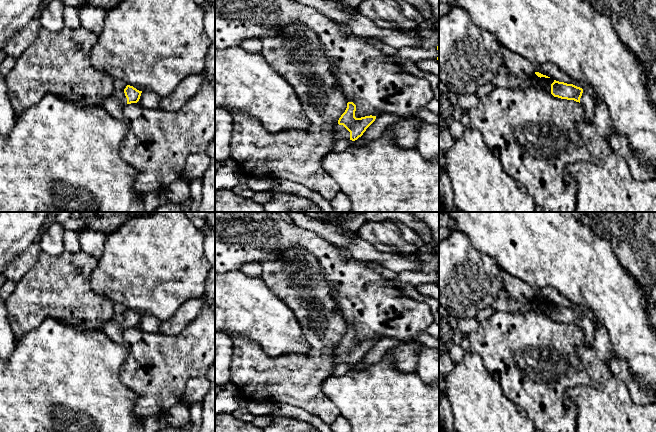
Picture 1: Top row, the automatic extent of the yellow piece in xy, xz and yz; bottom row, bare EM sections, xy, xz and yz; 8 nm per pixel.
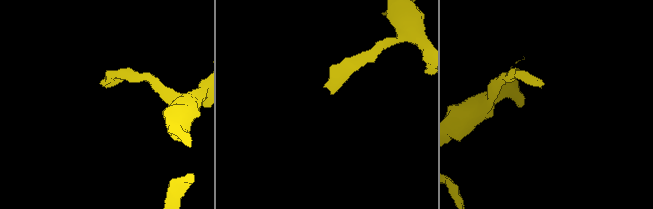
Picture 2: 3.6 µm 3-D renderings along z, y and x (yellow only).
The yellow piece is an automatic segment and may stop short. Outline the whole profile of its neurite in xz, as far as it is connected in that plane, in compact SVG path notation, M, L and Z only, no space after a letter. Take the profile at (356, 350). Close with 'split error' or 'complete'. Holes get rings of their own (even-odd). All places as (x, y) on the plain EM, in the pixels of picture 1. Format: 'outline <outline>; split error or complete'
outline M348 326L345 336L334 349L335 365L339 363L357 364L376 343L376 340L372 339L356 342L355 335L356 329Z; split error

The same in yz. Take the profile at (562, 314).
outline M554 304L551 308L551 318L554 321L561 323L579 326L584 333L585 341L588 343L589 347L592 347L595 335L595 326L588 316L573 308L567 308Z; split error

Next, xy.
outline M127 309L124 314L115 314L114 317L106 322L99 330L112 341L122 344L125 329L137 327L140 323L141 317L142 315L137 314L133 310Z; split error

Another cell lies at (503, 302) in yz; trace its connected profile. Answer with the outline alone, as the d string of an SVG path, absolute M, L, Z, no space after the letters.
M503 289L497 299L492 302L491 307L495 311L506 311L510 313L523 313L526 311L535 311L545 314L551 318L551 308L554 306L552 302L538 301L535 297L530 300L512 300L507 291Z

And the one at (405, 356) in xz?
M414 342L403 343L388 351L394 358L395 366L402 372L413 373L418 363L420 345Z

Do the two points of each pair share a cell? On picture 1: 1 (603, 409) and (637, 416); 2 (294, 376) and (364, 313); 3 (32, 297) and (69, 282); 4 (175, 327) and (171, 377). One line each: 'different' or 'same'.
1: same
2: different
3: same
4: different

